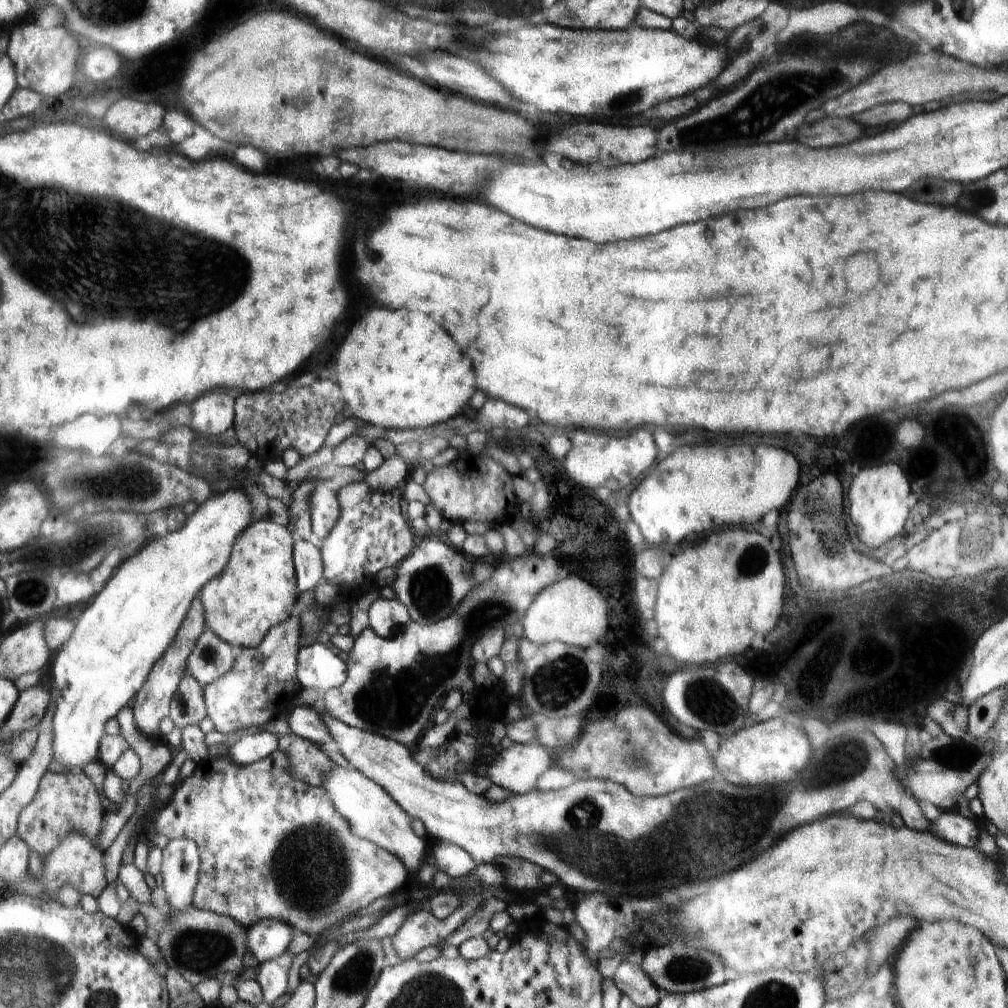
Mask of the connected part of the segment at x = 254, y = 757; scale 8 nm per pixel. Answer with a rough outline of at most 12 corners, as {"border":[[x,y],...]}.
{"border":[[253,729],[230,746],[238,766],[254,764],[280,746],[278,735]]}

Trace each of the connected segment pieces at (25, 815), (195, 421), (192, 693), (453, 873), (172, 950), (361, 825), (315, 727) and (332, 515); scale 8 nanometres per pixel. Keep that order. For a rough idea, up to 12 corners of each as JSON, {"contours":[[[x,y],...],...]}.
{"contours":[[[51,769],[16,834],[44,857],[104,812],[82,770]],[[212,390],[190,405],[189,428],[222,438],[235,418],[235,393]],[[190,672],[180,678],[170,704],[175,728],[207,716],[204,687]],[[433,840],[436,868],[466,877],[477,865],[467,850]],[[172,912],[157,946],[195,989],[240,971],[248,930],[230,916]],[[332,761],[322,782],[355,835],[422,869],[424,840],[378,783]],[[310,707],[292,710],[287,722],[293,734],[328,754],[342,758],[338,744]],[[316,481],[310,494],[312,531],[324,541],[342,513],[338,495]]]}

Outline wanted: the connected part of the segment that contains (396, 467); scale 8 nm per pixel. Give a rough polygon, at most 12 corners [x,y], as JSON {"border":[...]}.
{"border":[[386,459],[362,482],[372,490],[394,492],[406,483],[407,462]]}

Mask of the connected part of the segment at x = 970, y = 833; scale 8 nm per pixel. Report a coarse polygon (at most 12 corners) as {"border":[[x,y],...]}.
{"border":[[947,811],[930,832],[954,846],[973,848],[981,819]]}

